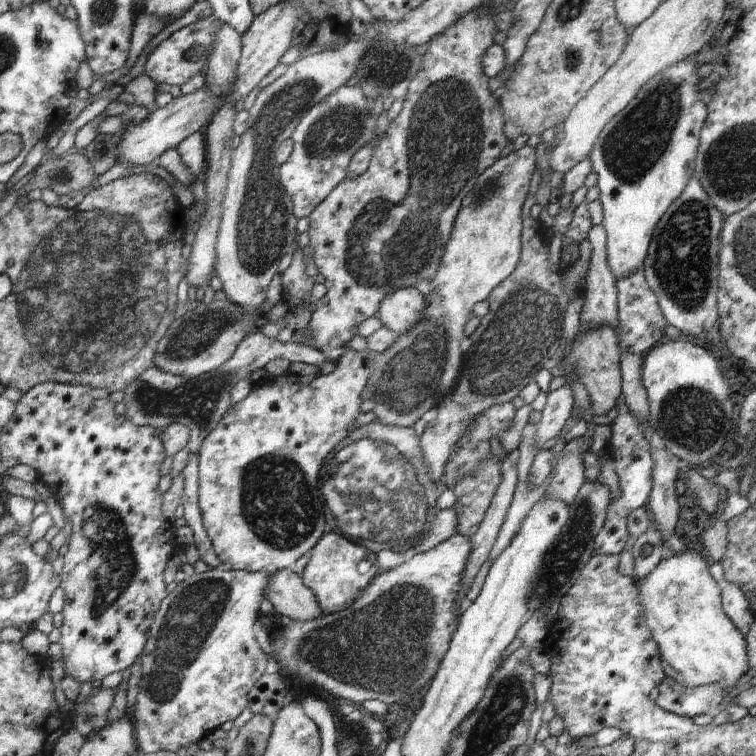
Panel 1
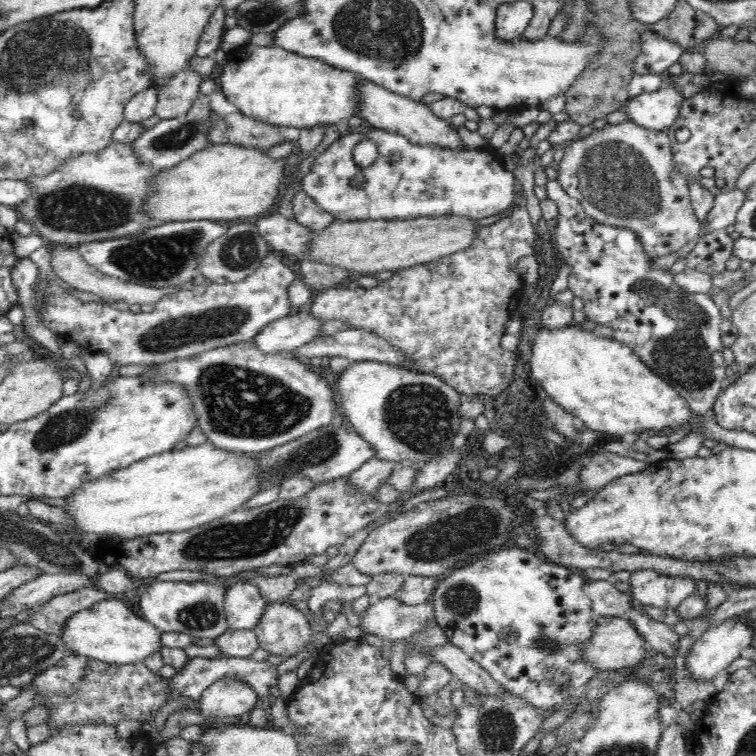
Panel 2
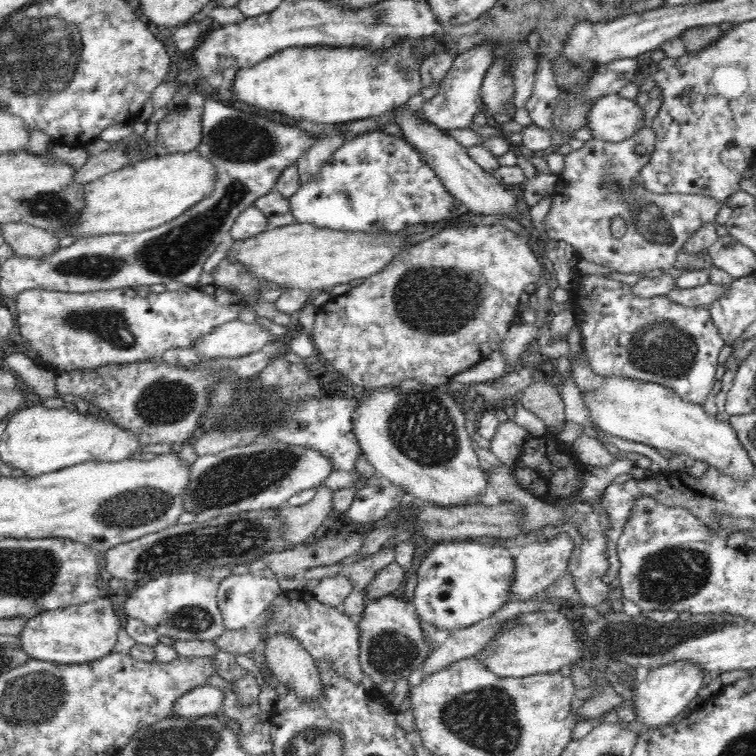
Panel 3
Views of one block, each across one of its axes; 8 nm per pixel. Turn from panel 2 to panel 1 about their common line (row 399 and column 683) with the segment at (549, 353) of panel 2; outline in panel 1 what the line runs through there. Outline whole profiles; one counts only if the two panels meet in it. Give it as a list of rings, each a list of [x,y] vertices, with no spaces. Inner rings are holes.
[[[687,550],[667,555],[646,578],[634,581],[638,604],[658,644],[665,676],[686,688],[720,684],[724,688],[722,696],[726,697],[750,670],[750,664],[746,637],[723,611],[719,584],[710,575],[706,557]]]

